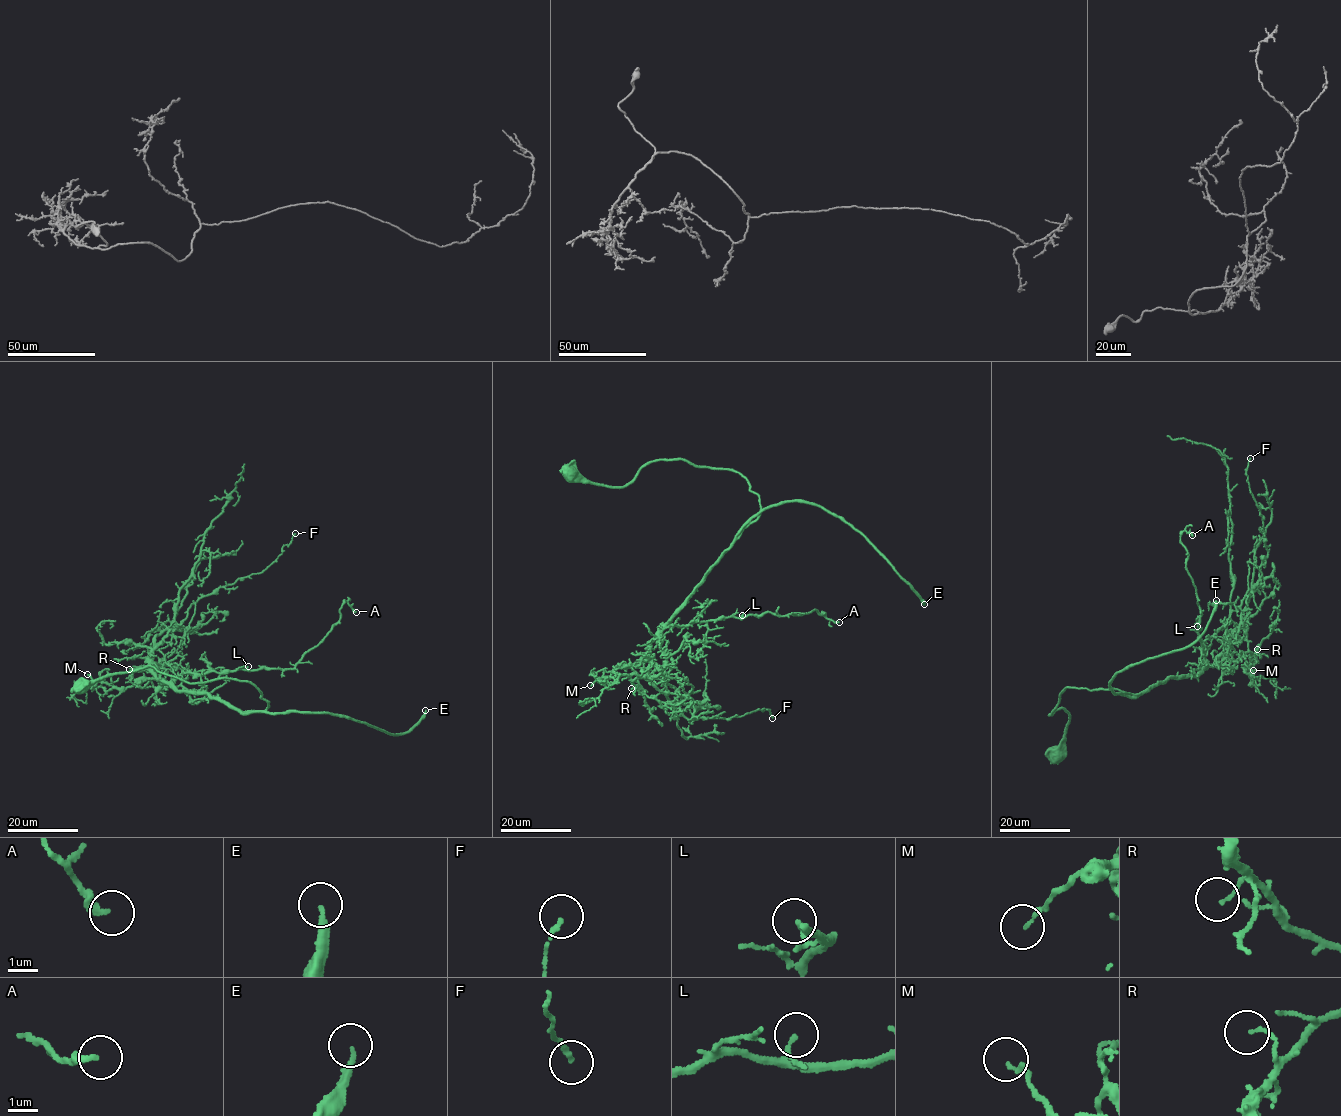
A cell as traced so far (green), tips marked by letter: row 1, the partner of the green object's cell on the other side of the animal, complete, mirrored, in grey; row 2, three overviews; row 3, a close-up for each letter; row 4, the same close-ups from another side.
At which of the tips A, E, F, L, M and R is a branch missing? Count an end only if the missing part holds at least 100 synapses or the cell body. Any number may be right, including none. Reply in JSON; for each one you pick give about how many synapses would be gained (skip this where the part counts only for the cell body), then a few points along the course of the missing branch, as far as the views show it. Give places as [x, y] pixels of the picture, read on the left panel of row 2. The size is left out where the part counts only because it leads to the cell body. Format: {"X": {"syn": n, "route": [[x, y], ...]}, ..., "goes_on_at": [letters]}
{"E": {"syn": 500, "route": [[425, 710], [411, 629], [358, 592], [334, 547], [315, 434], [349, 411], [340, 397], [326, 413]]}, "goes_on_at": ["E"]}

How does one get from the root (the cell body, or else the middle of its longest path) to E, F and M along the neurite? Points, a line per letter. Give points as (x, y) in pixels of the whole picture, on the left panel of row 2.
E: (81, 686), (148, 665), (188, 682), (248, 681), (268, 702), (256, 712), (326, 712), (393, 735), (425, 710)
F: (81, 686), (148, 665), (250, 681), (265, 710), (182, 692), (151, 652), (295, 533)
M: (81, 686), (148, 665), (250, 681), (269, 706), (87, 674)

